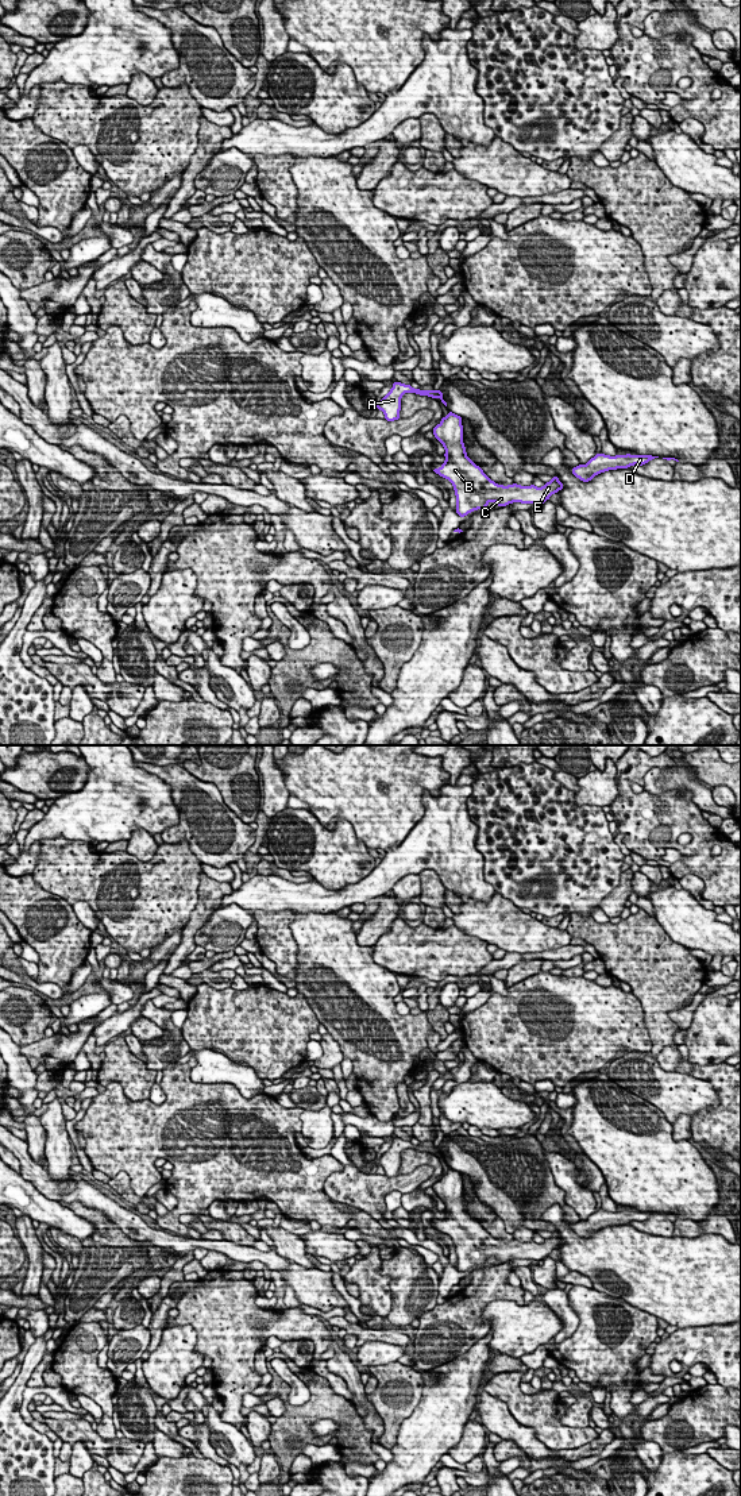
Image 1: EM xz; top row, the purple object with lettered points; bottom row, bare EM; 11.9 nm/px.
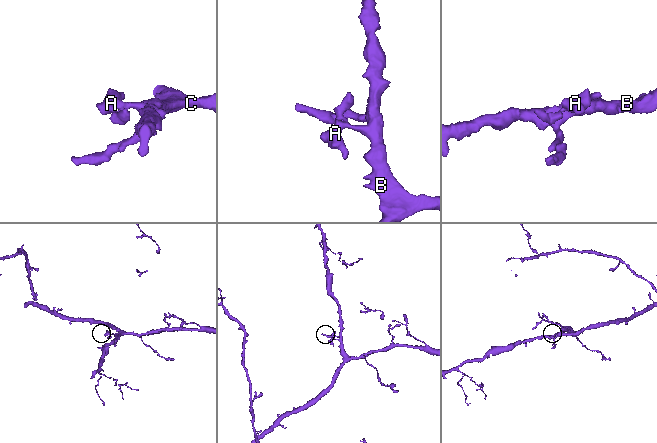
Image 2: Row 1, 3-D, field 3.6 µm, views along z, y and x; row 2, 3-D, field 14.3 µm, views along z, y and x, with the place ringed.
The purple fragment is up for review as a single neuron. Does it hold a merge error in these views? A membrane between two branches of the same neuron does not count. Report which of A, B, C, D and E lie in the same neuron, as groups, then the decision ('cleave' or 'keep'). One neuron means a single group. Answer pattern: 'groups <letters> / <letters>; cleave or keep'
groups A B C D E; keep

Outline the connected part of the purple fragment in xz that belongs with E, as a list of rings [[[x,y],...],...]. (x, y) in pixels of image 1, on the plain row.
[[[449,1167],[432,1187],[445,1204],[445,1218],[440,1225],[433,1225],[432,1227],[447,1234],[454,1241],[458,1257],[456,1269],[460,1273],[467,1272],[472,1266],[485,1265],[490,1257],[502,1264],[512,1258],[540,1261],[564,1244],[556,1231],[543,1244],[536,1244],[534,1241],[520,1242],[517,1239],[502,1242],[493,1238],[467,1212],[463,1200],[462,1173]]]

